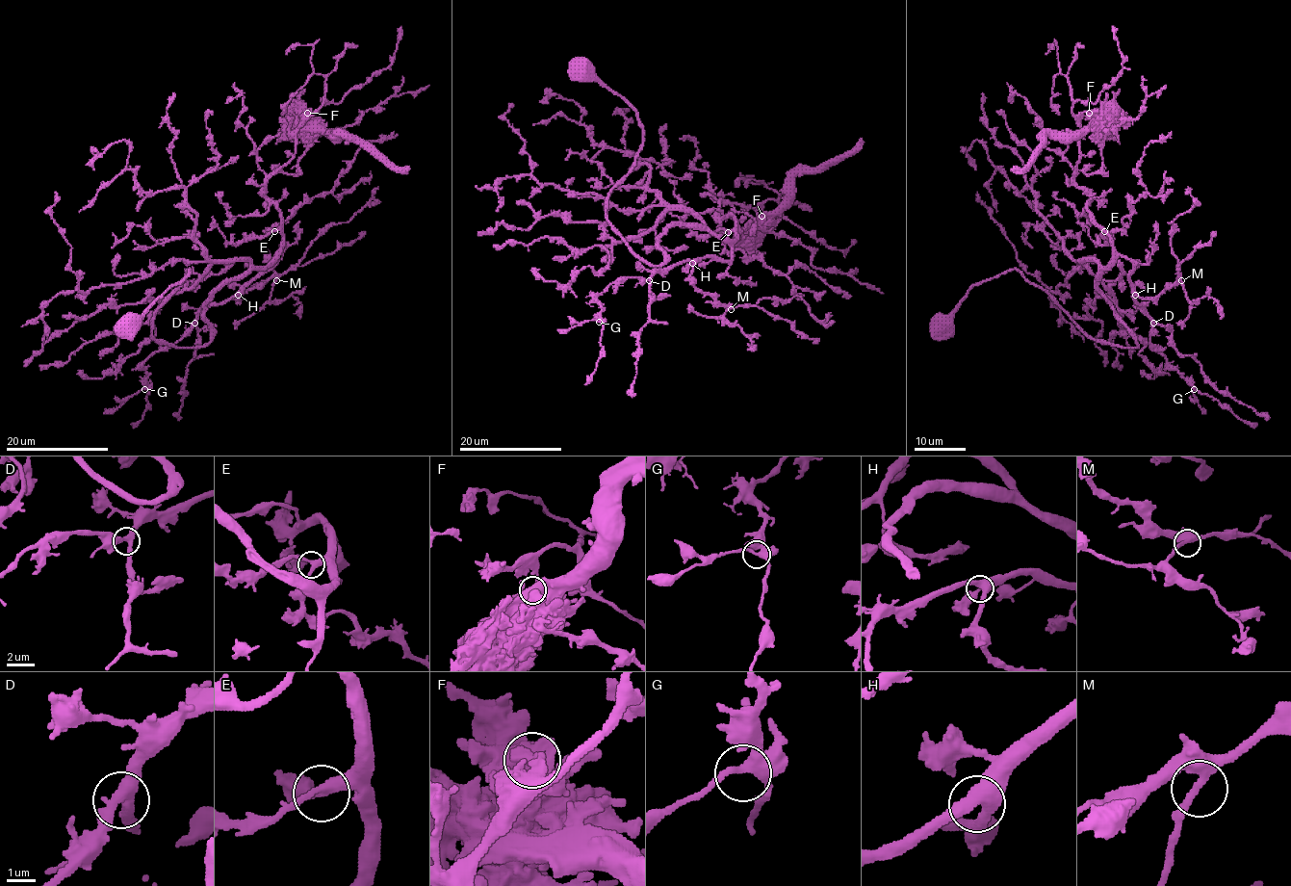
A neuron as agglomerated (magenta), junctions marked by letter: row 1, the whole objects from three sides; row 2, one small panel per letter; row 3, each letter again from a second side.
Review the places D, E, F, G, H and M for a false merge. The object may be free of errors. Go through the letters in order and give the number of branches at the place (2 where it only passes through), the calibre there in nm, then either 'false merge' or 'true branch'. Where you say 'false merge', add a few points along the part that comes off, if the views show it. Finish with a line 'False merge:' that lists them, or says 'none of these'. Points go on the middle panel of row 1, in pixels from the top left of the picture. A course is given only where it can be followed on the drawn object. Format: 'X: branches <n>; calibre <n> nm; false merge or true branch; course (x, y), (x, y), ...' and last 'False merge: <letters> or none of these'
D: branches 3; calibre 360 nm; true branch
E: branches 3; calibre 320 nm; true branch
F: branches 2; calibre 400 nm; false merge; course (761, 217), (769, 218), (791, 195), (791, 182), (799, 174), (826, 170), (838, 164), (862, 138)
G: branches 3; calibre 320 nm; true branch
H: branches 3; calibre 480 nm; true branch
M: branches 2; calibre 340 nm; true branch
False merge: F

